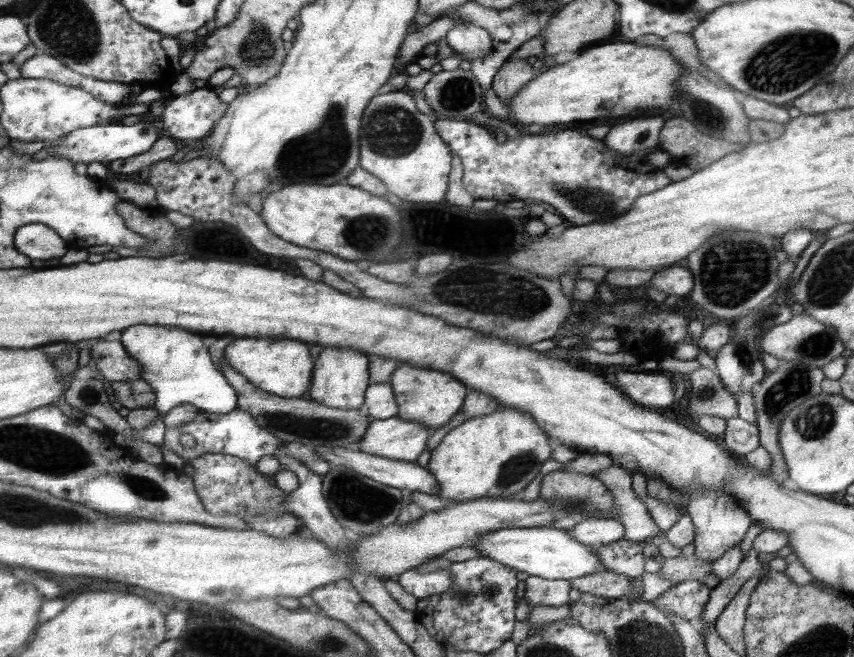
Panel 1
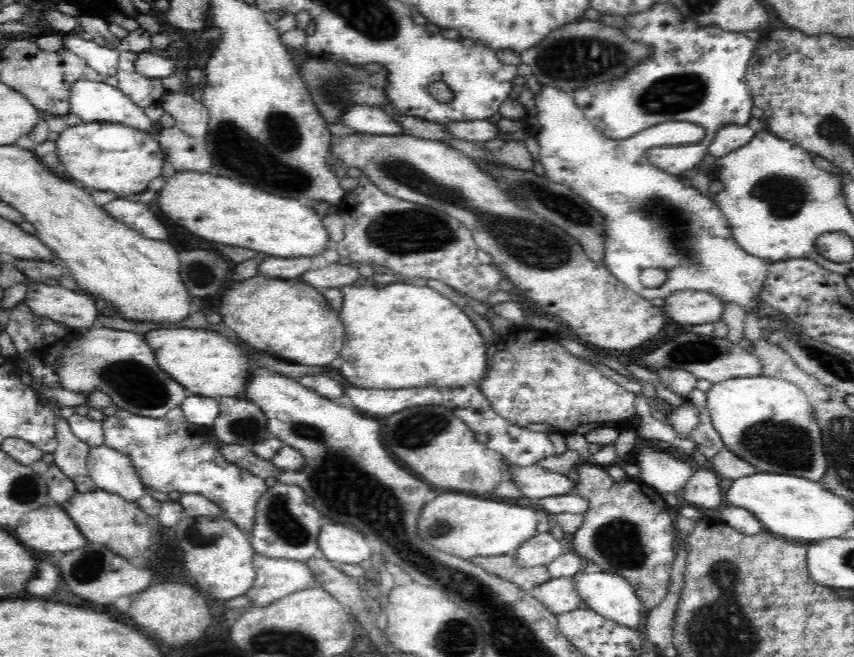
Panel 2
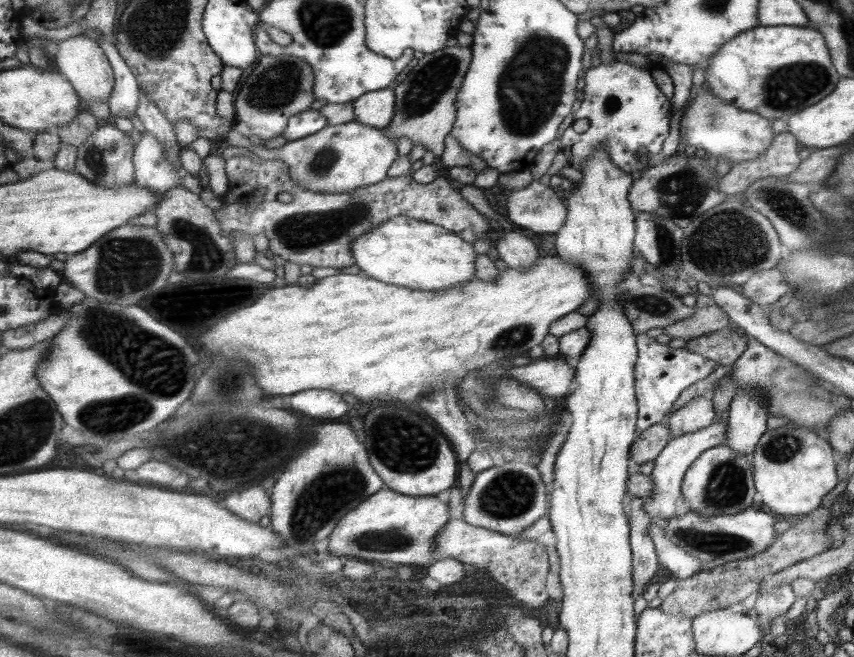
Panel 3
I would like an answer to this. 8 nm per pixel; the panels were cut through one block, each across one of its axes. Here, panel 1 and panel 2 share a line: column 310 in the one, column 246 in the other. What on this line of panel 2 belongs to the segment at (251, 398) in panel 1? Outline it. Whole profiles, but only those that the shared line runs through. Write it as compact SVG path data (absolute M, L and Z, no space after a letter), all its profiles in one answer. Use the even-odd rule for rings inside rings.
M219 397L217 401L218 418L210 427L217 440L251 449L270 436L265 414L253 402L237 397Z

